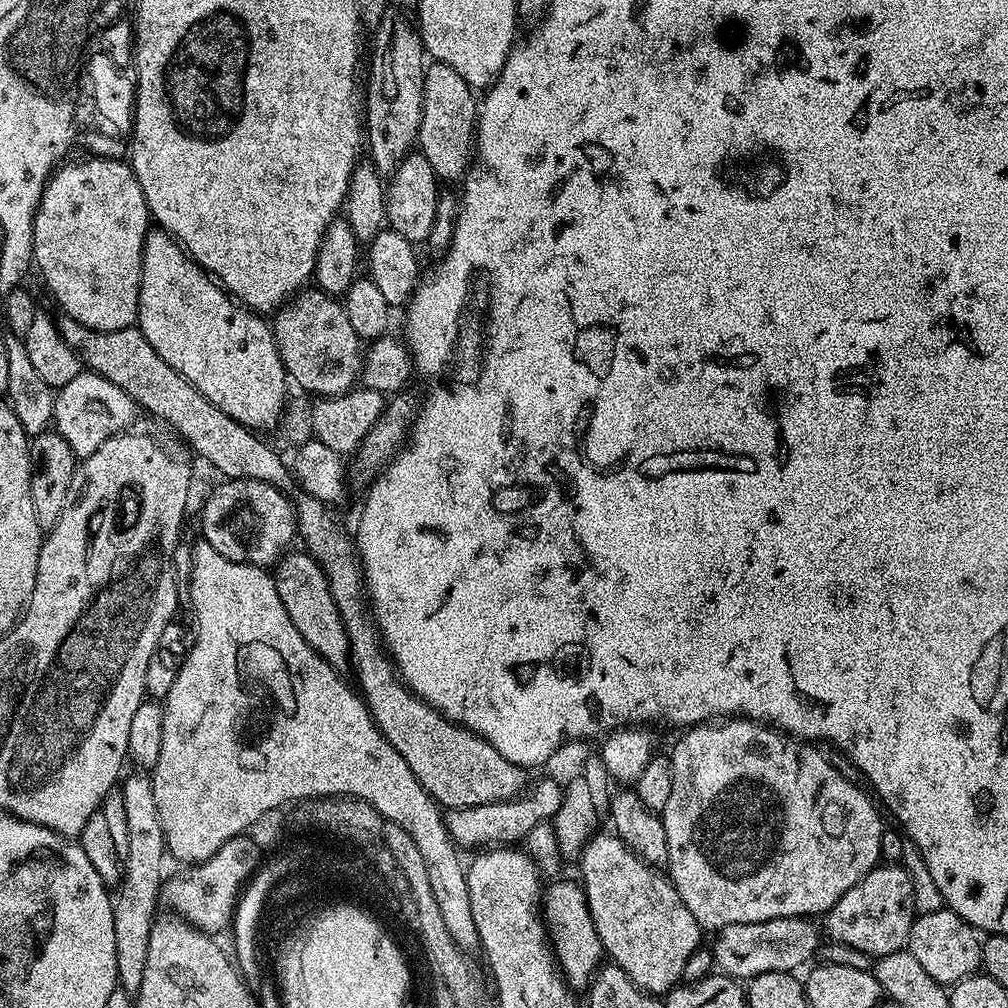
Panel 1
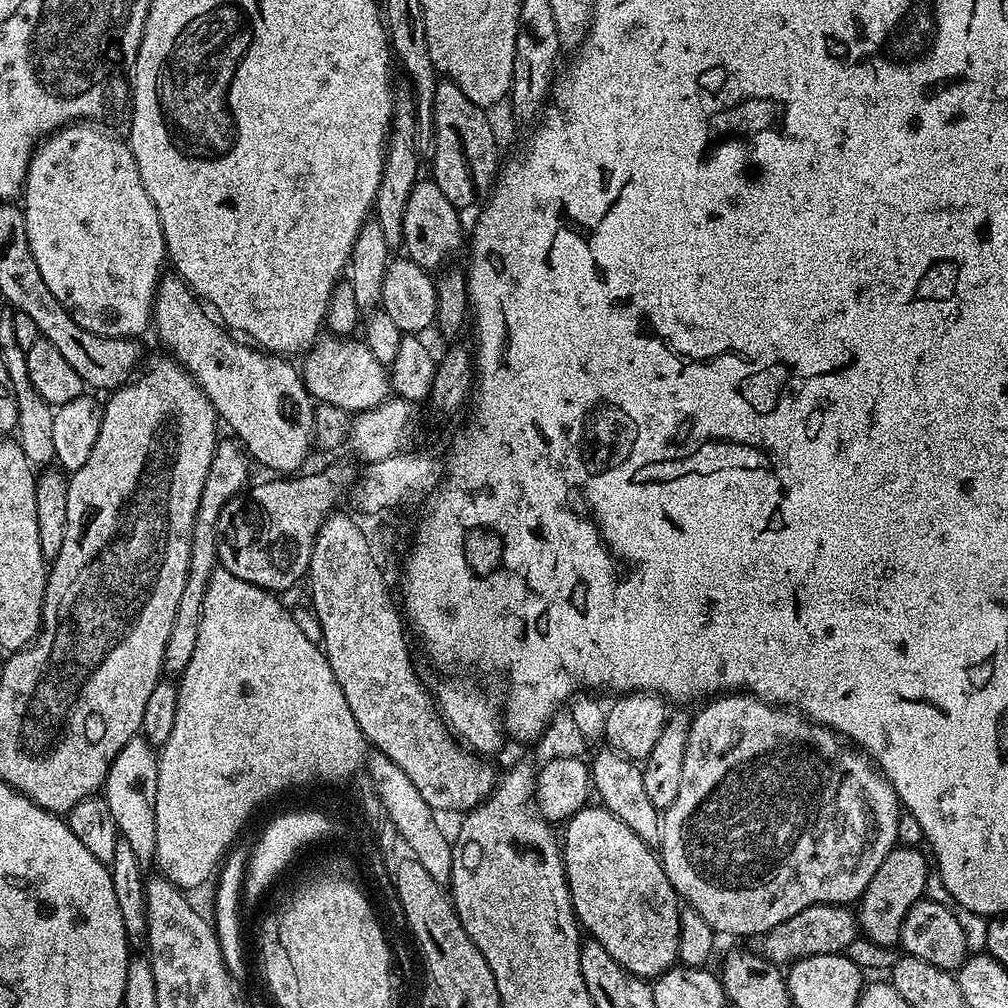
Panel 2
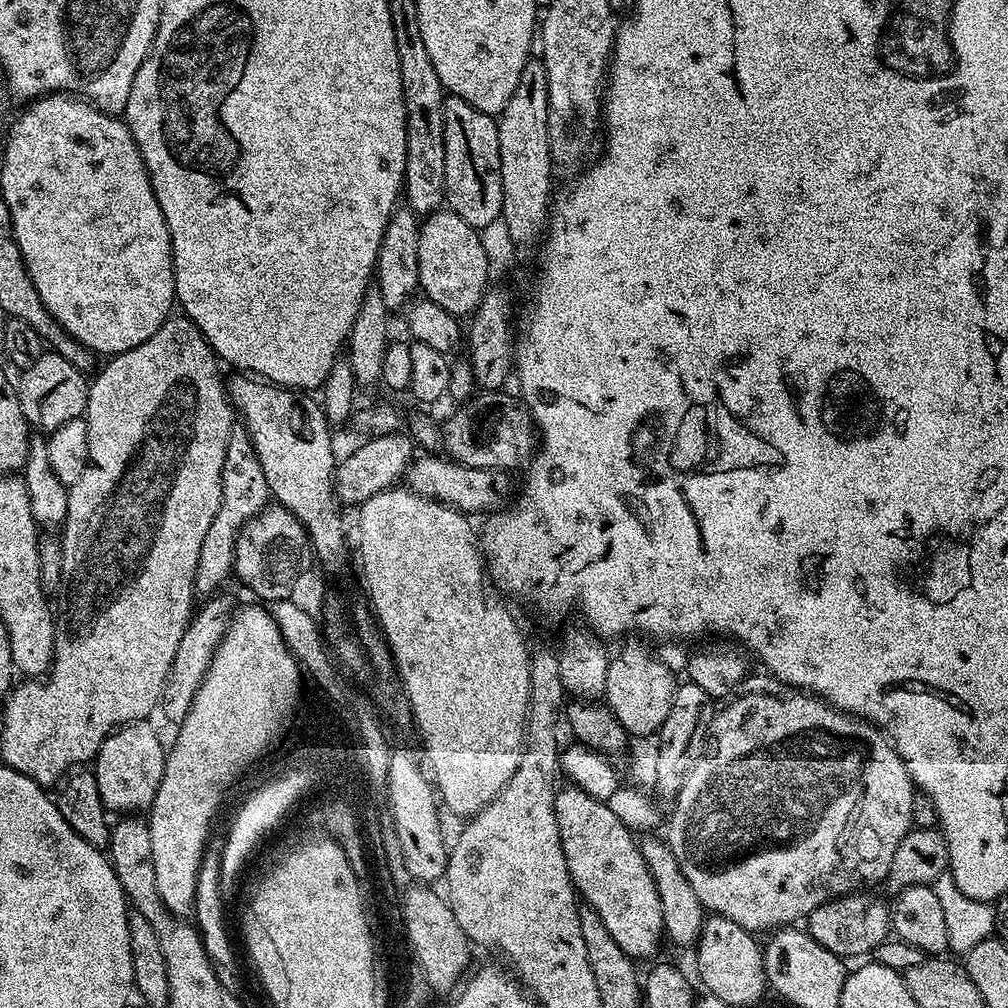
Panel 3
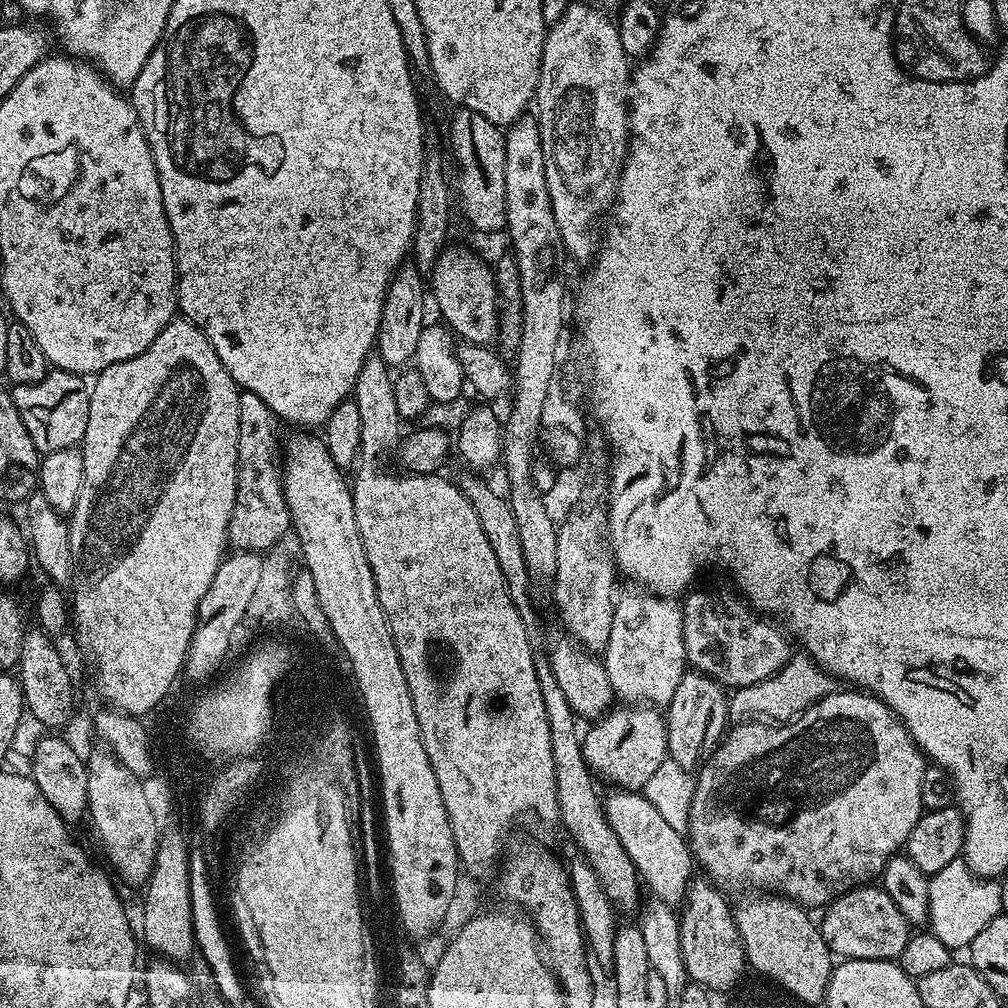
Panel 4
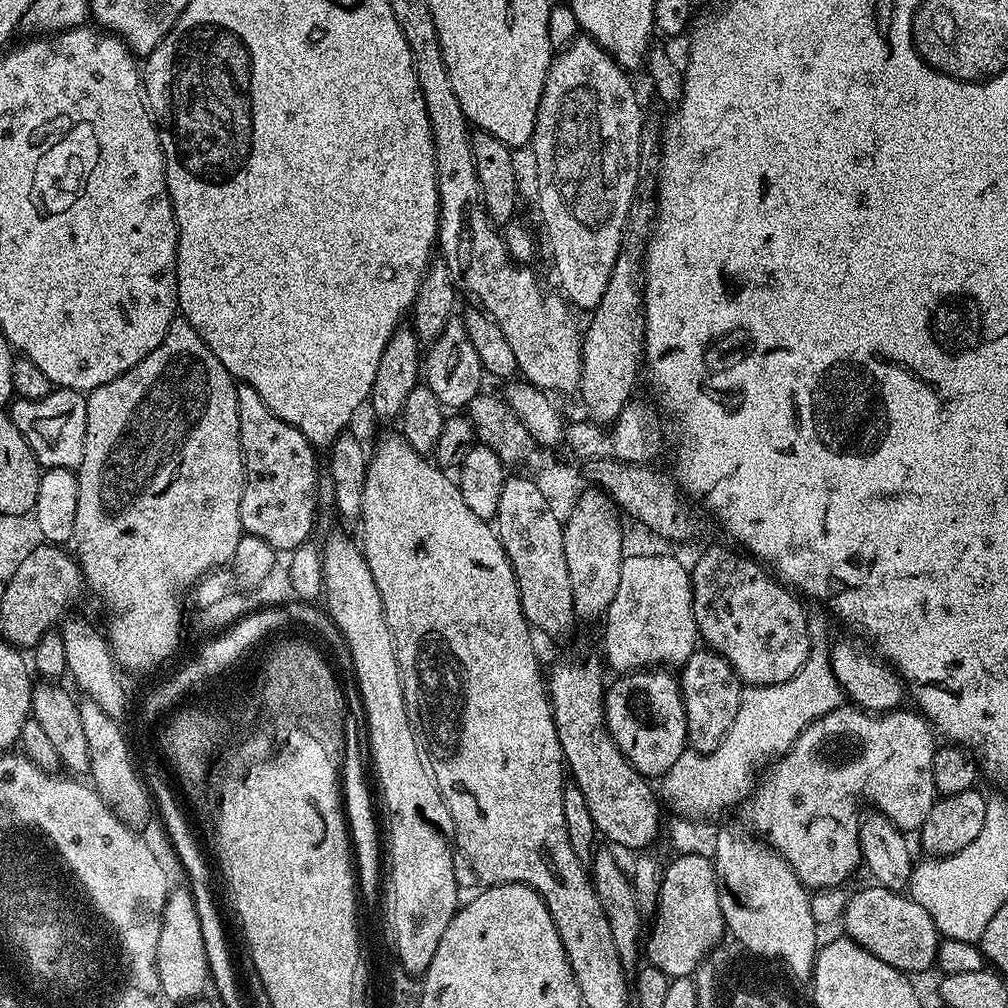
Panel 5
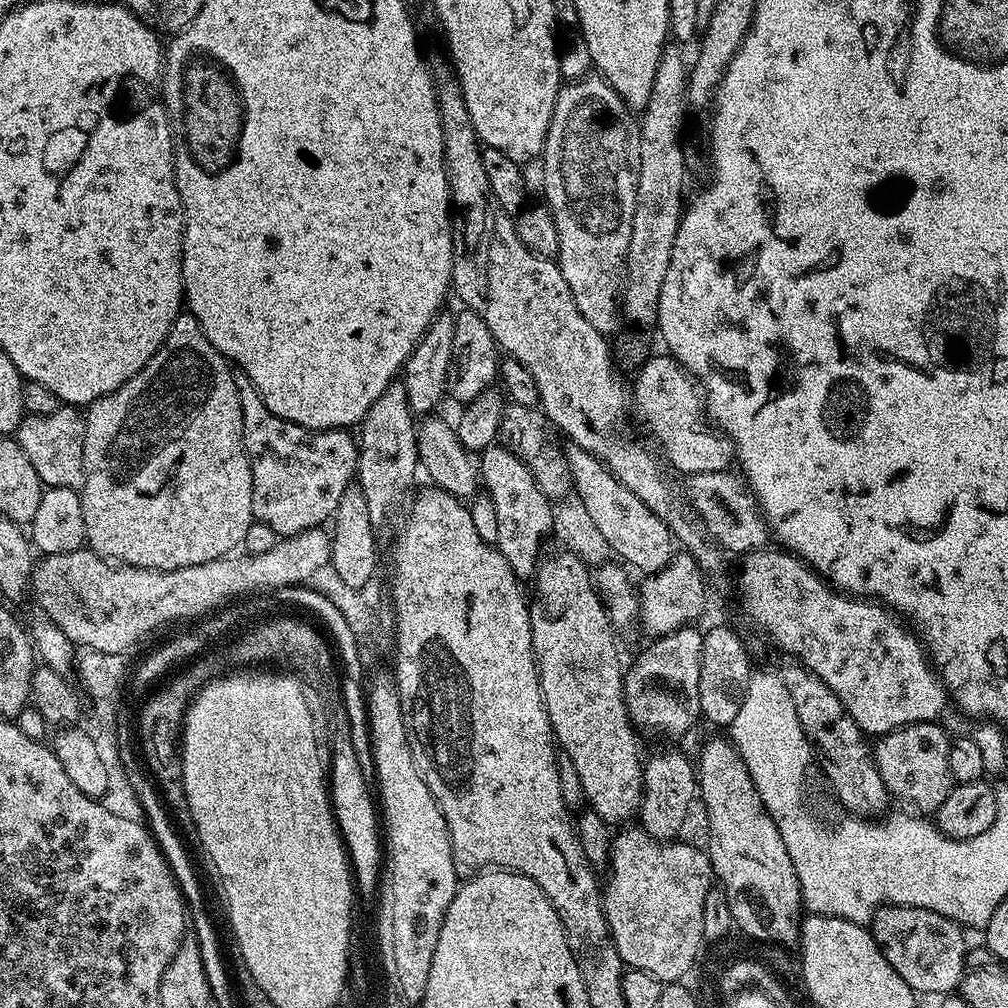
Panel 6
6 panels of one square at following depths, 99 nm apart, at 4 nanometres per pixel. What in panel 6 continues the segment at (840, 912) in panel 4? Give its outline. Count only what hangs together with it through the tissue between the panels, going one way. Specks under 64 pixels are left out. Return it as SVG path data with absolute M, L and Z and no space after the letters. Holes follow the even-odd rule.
M890 904L879 908L872 918L870 925L872 937L880 947L880 953L898 970L902 982L906 982L913 992L923 994L923 992L944 992L940 994L952 994L960 987L960 980L966 971L966 961L968 959L969 941L964 941L965 929L961 925L955 924L950 918L938 914L934 910L925 908L915 908L912 904Z

